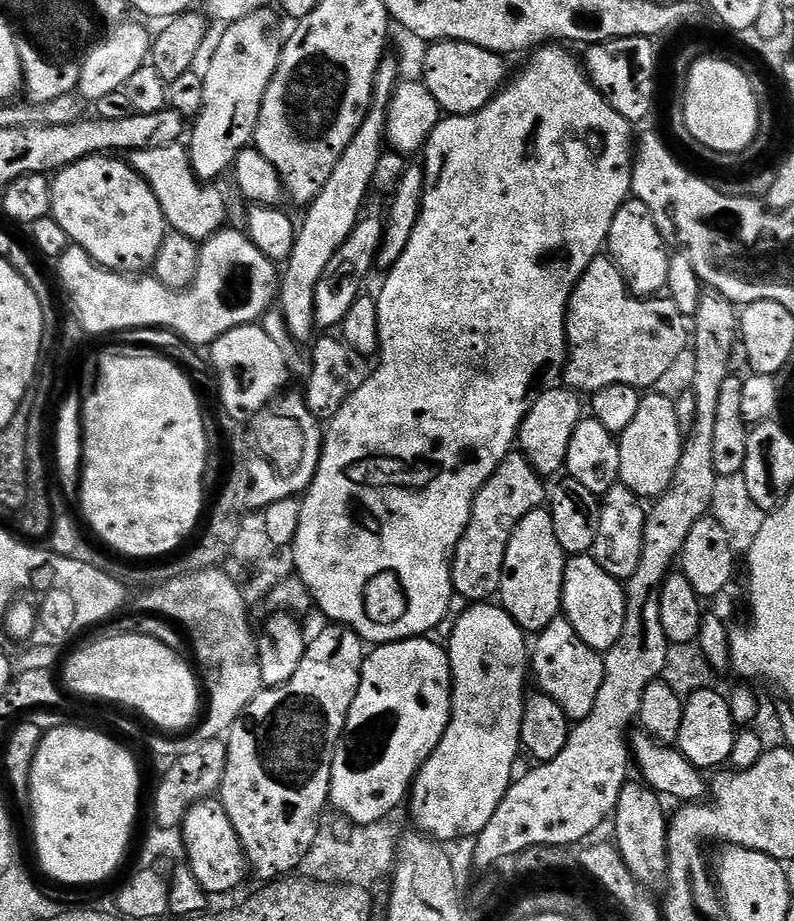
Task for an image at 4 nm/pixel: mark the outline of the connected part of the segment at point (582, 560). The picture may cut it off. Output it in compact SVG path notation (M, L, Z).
M595 555L571 557L564 579L562 616L571 622L586 646L601 654L609 652L618 642L618 638L622 638L622 630L626 626L628 594L625 585L618 578L606 574Z

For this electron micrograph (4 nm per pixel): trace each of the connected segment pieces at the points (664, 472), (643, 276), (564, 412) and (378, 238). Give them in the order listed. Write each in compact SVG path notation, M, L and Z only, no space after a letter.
M648 394L640 401L634 422L619 433L620 442L620 483L626 485L635 496L659 498L672 484L674 470L684 449L685 429L680 426L677 401L668 396Z
M630 198L618 210L618 214L614 214L606 252L619 266L620 273L623 274L629 289L637 297L652 298L663 293L668 286L672 261L668 244L669 241L658 230L658 222L650 206L646 206L646 202Z
M567 386L543 392L541 391L533 399L532 407L524 415L524 420L520 424L518 448L528 457L541 477L549 478L548 476L554 475L559 468L561 471L567 465L570 438L574 438L574 430L580 425L585 415L586 404L585 401L584 404L580 401L582 399L580 392Z
M365 215L356 224L356 229L346 238L346 242L330 258L330 266L326 266L326 274L322 274L322 282L318 282L318 290L314 294L317 325L324 330L332 330L343 325L346 314L350 314L350 306L365 291L364 283L368 280L372 268L377 267L376 255L380 253L380 244L384 241L385 221L376 216Z

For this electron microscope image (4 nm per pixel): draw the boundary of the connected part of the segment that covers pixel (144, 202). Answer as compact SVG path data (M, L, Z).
M108 154L87 156L85 160L61 168L51 177L51 181L50 215L58 222L58 226L62 226L62 230L66 230L69 241L75 247L86 250L94 262L112 272L140 274L155 265L158 250L162 250L162 242L170 231L168 220L162 214L162 206L158 206L158 198L154 198L154 190L150 190L148 183L123 159Z

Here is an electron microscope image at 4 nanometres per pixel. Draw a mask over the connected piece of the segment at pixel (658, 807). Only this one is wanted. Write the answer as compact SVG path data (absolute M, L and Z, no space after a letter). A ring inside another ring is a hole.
M629 782L625 784L622 794L618 798L618 806L614 813L614 824L616 820L616 837L614 843L620 849L622 858L625 859L626 866L630 868L630 873L641 884L655 886L663 885L668 879L668 826L670 823L669 813L664 813L665 801L660 793L648 787L643 782Z

